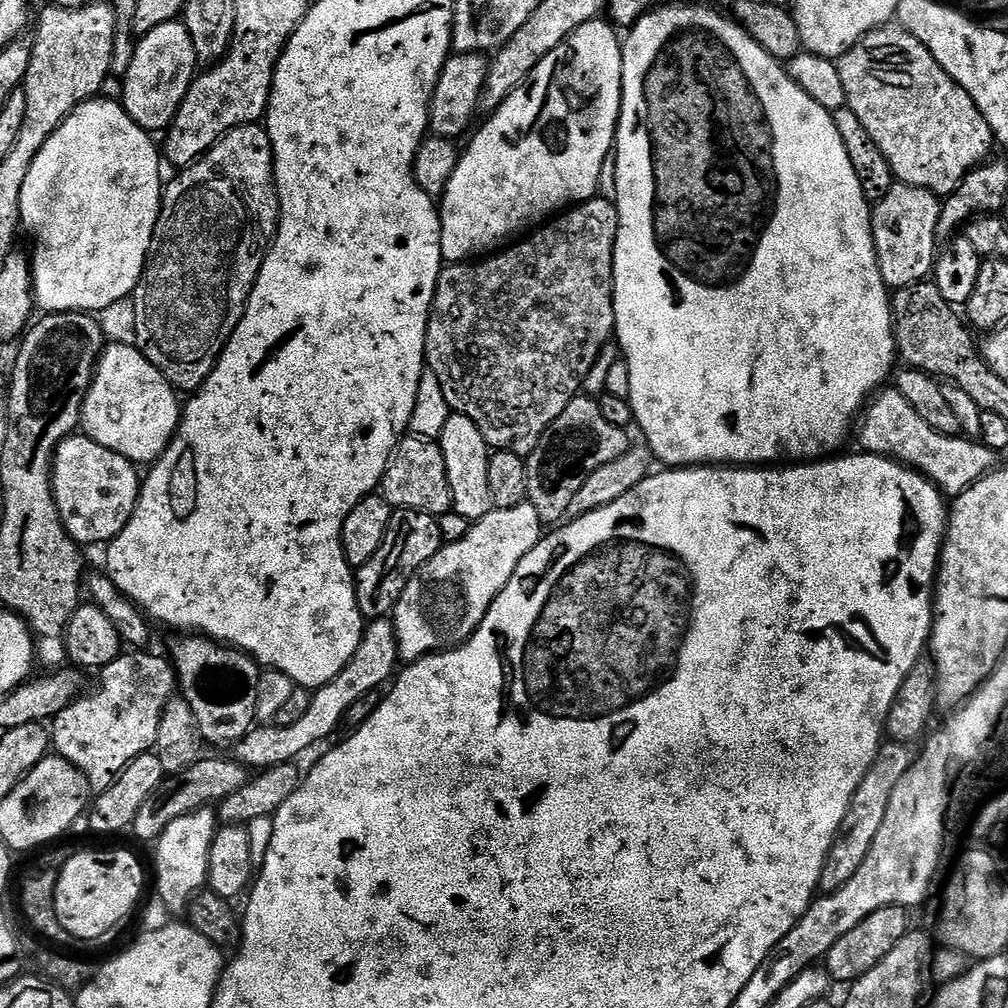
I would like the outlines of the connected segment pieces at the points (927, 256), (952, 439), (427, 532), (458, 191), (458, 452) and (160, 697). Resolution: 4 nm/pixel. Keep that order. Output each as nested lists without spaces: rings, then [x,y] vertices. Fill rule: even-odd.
[[[896,182],[877,200],[880,201],[873,203],[870,208],[872,242],[877,268],[885,284],[895,290],[925,279],[929,275],[930,261],[937,247],[936,232],[942,207],[937,193]]]
[[[888,386],[876,393],[877,396],[869,402],[868,409],[860,420],[859,447],[863,451],[899,460],[901,464],[921,472],[941,490],[963,489],[993,467],[993,449],[964,434],[947,436],[934,430],[934,426],[929,426],[919,416],[918,410],[914,410],[914,406],[910,406],[910,402],[902,398],[896,387]],[[884,390],[885,392],[882,392]]]
[[[414,508],[395,509],[386,526],[382,542],[363,566],[355,569],[356,601],[365,618],[384,618],[396,606],[396,600],[409,575],[424,564],[442,546],[437,517],[430,512],[417,512]]]
[[[597,18],[586,22],[582,26],[578,26],[578,30],[574,30],[574,34],[567,36],[557,48],[550,50],[550,54],[546,54],[546,58],[542,58],[542,62],[538,62],[538,66],[534,66],[534,70],[528,75],[527,80],[520,87],[515,88],[489,115],[492,117],[477,130],[476,137],[468,144],[468,149],[465,147],[461,151],[458,166],[454,170],[454,174],[450,174],[450,182],[446,186],[443,196],[439,197],[438,200],[438,211],[440,213],[440,254],[445,261],[468,262],[473,258],[483,257],[485,254],[491,253],[497,246],[519,237],[521,233],[531,229],[537,222],[567,209],[573,204],[580,204],[584,200],[593,199],[597,195],[599,175],[602,174],[603,164],[608,157],[613,155],[616,142],[616,127],[620,121],[620,103],[622,102],[622,40],[619,35],[616,37],[615,31],[617,32],[617,29],[604,18]]]
[[[452,412],[442,426],[438,443],[445,462],[446,482],[452,495],[451,511],[475,522],[493,507],[488,486],[488,457],[490,446],[482,438],[482,430],[460,412]]]
[[[148,650],[125,651],[114,662],[99,669],[100,685],[92,693],[81,694],[54,717],[50,724],[50,744],[55,755],[60,756],[70,766],[74,766],[84,778],[84,783],[93,793],[105,792],[119,778],[122,770],[134,762],[144,752],[156,747],[158,722],[166,702],[178,692],[176,669],[167,655],[151,656]]]

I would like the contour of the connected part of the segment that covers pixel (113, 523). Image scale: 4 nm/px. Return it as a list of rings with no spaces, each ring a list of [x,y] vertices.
[[[73,434],[61,442],[52,455],[52,493],[70,538],[81,546],[107,545],[125,526],[136,509],[142,476],[137,465],[122,454],[98,446],[88,436]]]

